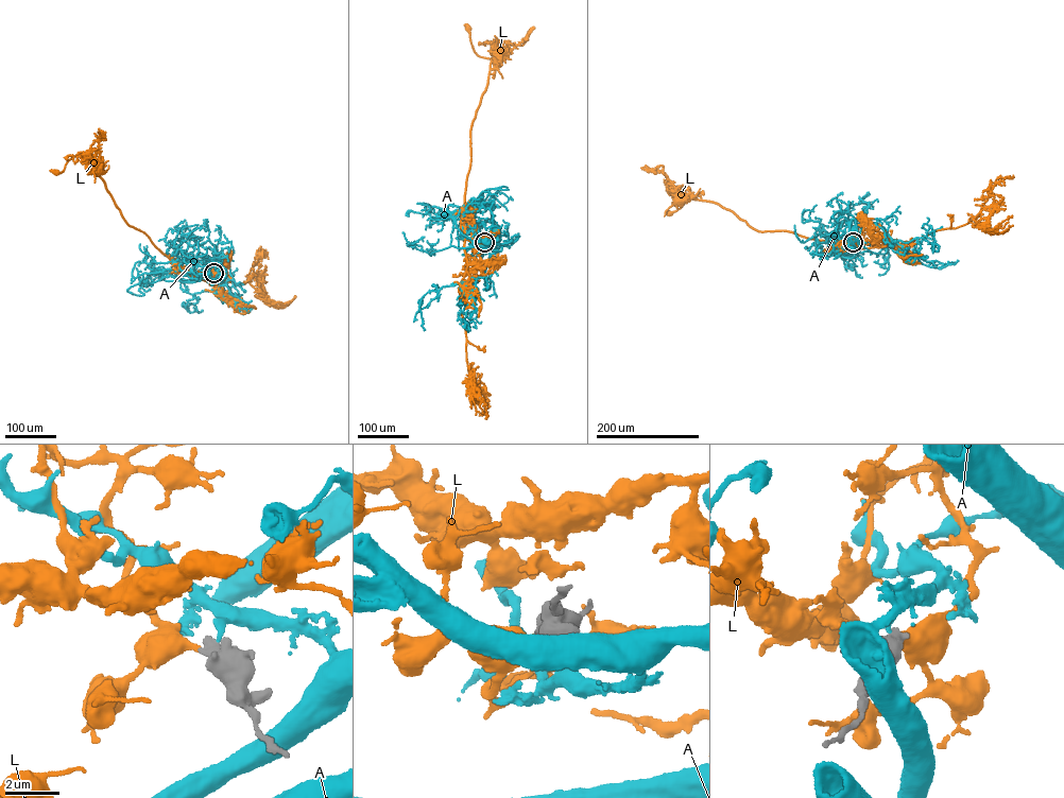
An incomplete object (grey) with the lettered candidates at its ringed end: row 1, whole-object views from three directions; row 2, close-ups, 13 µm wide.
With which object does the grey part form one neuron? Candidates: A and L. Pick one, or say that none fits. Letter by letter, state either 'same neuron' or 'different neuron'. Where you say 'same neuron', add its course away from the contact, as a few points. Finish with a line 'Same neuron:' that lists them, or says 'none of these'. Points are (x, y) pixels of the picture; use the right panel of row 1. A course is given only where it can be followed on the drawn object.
A: different neuron
L: same neuron | via (853, 242), (858, 248), (758, 231), (718, 204), (690, 198), (683, 185), (689, 196), (668, 213)
Same neuron: L

